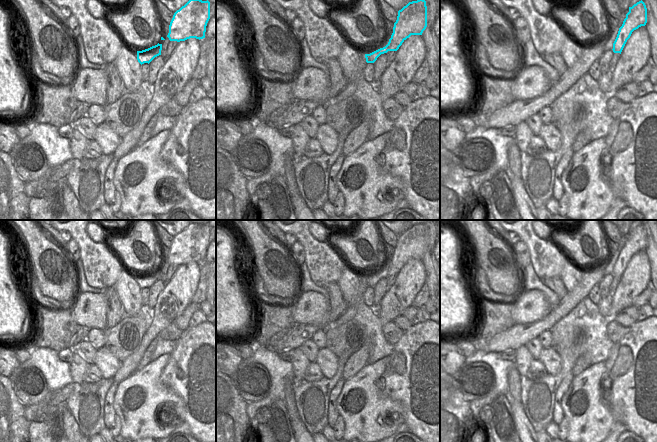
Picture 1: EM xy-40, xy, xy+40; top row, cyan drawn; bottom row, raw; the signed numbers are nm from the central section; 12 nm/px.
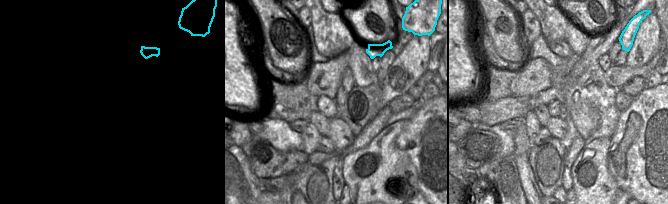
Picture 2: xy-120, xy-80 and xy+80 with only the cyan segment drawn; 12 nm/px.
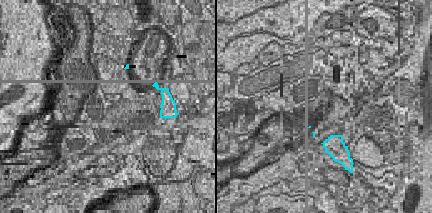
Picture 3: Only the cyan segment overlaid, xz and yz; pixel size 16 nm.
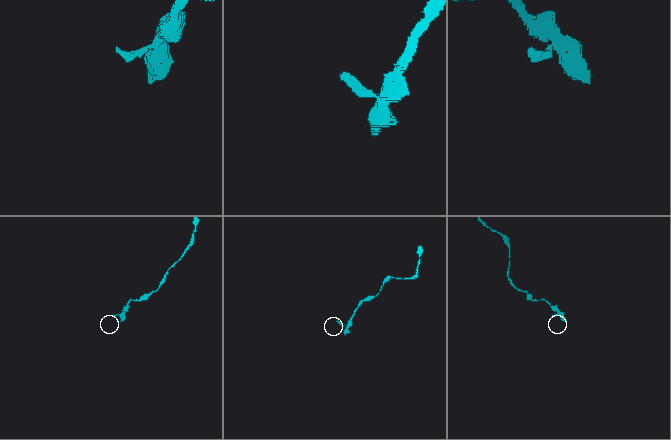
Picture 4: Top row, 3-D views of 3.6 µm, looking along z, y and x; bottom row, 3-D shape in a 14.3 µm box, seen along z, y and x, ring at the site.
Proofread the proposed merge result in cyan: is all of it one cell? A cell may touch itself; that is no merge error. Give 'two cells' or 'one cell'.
one cell

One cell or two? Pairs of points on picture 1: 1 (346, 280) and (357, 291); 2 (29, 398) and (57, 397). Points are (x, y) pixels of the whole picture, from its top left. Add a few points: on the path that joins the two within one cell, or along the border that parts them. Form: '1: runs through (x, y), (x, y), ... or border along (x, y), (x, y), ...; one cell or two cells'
1: runs through (349, 283), (354, 288); one cell
2: runs through (36, 397), (50, 397); one cell

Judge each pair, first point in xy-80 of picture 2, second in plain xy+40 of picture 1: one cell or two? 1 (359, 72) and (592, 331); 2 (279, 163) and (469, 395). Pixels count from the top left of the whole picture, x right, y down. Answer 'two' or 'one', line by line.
1: two
2: one

